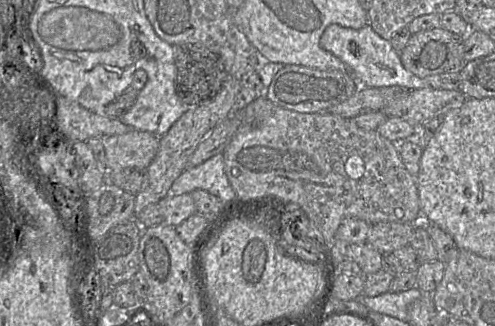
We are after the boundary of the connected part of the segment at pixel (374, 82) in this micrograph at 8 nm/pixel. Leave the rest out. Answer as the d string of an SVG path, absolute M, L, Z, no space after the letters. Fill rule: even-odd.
M331 24L322 33L319 44L322 49L332 53L344 62L361 87L398 86L409 90L417 90L427 86L424 79L414 75L403 66L400 53L393 49L390 40L380 37L369 24L360 29Z

